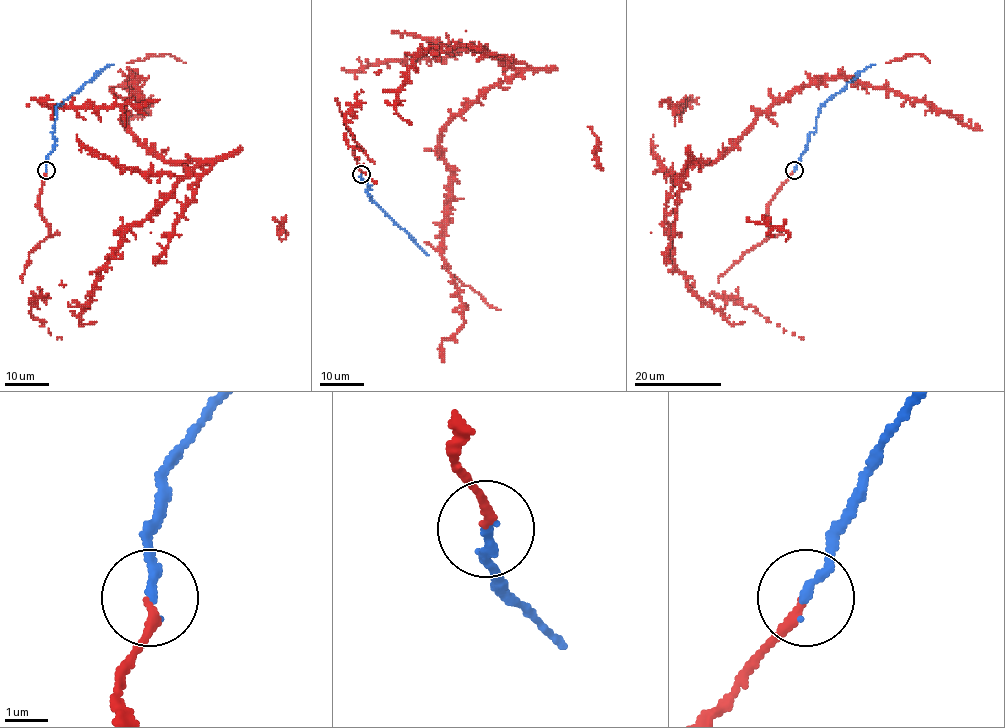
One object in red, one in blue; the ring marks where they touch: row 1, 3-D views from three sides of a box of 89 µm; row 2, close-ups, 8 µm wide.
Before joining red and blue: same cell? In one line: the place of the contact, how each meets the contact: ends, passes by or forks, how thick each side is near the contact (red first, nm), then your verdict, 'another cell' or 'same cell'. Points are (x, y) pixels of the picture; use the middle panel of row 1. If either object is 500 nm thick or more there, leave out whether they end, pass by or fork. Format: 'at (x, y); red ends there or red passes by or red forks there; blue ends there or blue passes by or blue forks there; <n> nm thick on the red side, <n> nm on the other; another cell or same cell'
at (361, 174); red ends there; blue ends there; 220 nm thick on the red side, 240 nm on the other; same cell

